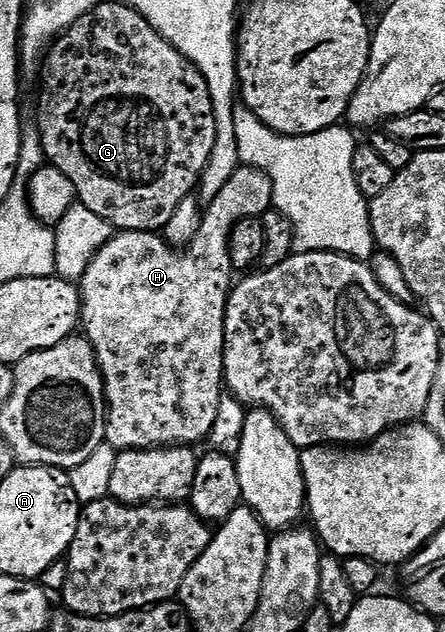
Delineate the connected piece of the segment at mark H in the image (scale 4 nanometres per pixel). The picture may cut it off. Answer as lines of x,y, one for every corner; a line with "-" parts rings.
241,165
227,179
223,191
215,195
213,201
208,202
204,210
199,231
195,231
195,239
191,239
189,245
180,251
174,251
164,236
156,232
131,233
128,231
118,232
113,235
100,251
91,259
85,274
79,280
81,291
81,324
83,336
91,343
91,347
97,356
97,366
101,372
101,378
105,384
105,441
112,449
124,451
127,449
160,449
171,445
183,445
193,447
196,441
205,441
215,422
218,414
220,399
225,385
225,312
229,306
229,295
233,292
235,284
235,270
229,254
229,240
231,231
239,219
248,217
261,218
273,209
273,181
258,169
255,165

